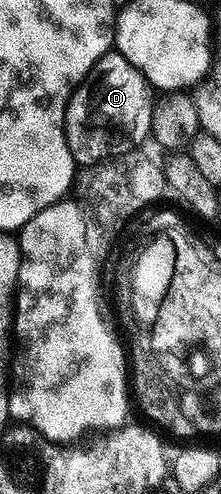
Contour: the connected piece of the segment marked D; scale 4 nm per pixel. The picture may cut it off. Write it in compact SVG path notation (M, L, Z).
M111 50L95 62L83 83L74 88L65 111L65 137L77 166L88 166L134 151L153 130L155 96L143 74L123 54Z

